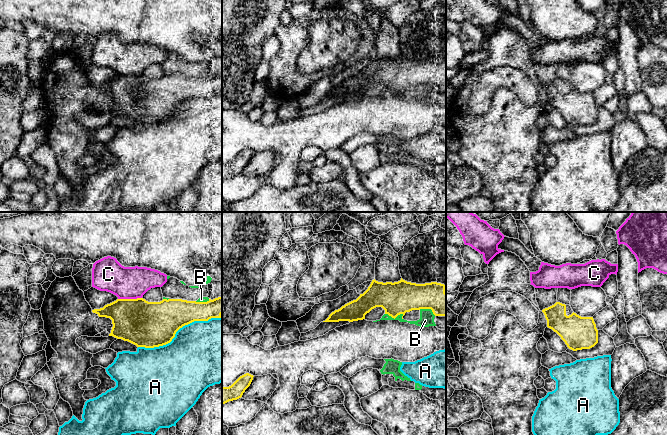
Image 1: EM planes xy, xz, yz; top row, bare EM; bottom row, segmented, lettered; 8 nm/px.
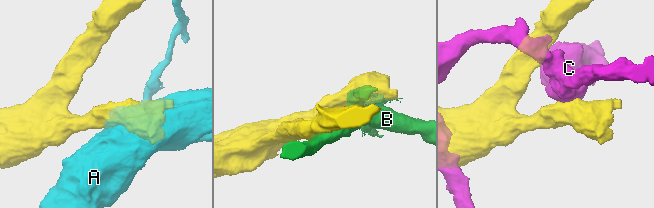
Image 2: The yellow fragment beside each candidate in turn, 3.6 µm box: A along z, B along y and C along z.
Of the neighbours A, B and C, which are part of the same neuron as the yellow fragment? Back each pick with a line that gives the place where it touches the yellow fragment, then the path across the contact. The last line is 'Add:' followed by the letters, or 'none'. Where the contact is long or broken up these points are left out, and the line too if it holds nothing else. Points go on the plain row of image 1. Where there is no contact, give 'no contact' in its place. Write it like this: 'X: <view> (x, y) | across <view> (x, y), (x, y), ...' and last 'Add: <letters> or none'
Add: none

